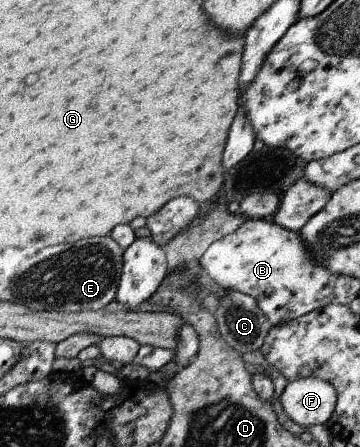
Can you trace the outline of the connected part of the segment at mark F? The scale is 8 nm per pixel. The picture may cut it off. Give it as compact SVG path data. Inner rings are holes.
M321 378L288 382L278 398L283 413L297 425L324 425L336 403L335 389Z

